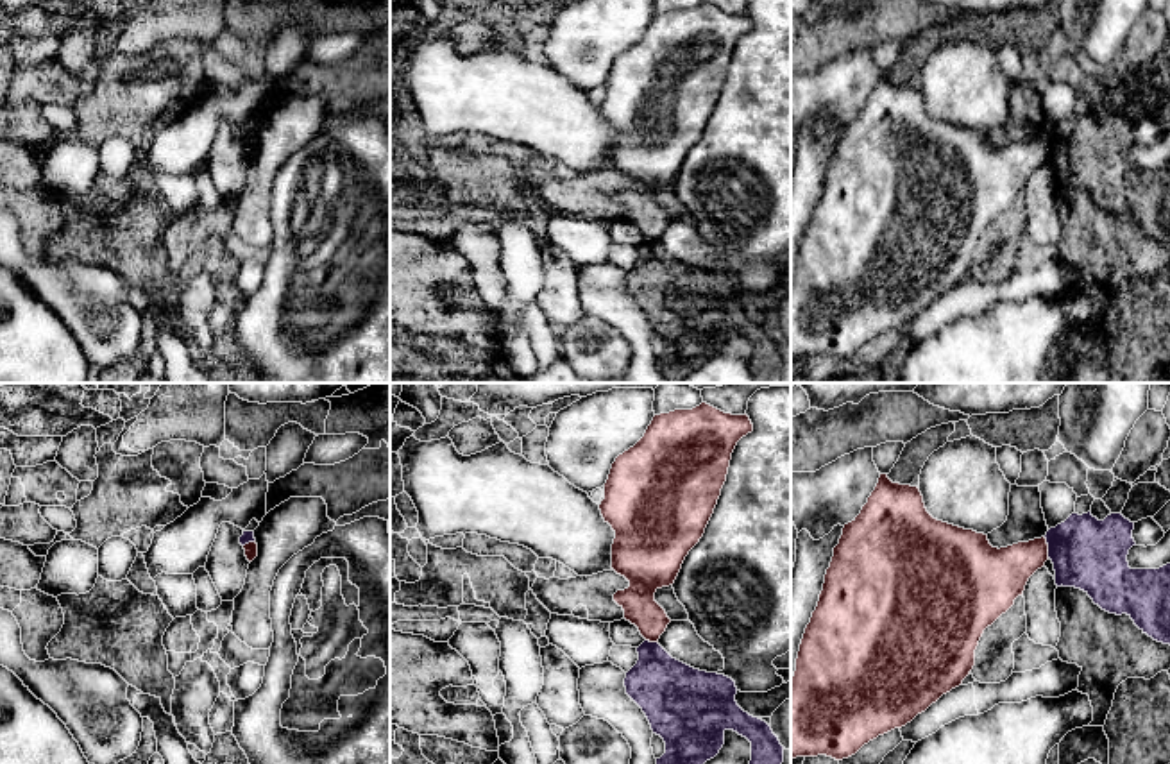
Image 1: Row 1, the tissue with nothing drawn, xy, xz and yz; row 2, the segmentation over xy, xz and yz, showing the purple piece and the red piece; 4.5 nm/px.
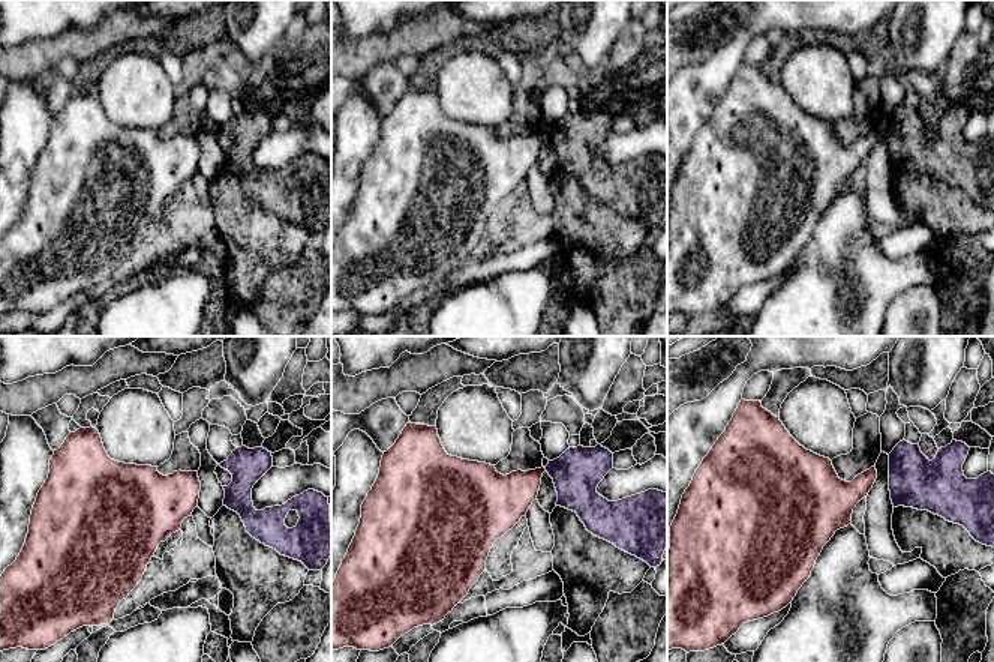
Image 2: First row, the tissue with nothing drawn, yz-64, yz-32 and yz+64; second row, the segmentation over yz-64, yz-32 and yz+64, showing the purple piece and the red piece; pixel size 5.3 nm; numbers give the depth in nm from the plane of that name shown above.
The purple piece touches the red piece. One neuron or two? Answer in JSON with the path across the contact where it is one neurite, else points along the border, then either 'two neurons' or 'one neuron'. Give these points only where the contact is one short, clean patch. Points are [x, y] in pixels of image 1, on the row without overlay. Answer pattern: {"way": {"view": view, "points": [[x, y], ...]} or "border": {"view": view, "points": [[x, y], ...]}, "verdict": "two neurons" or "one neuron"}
{"border": {"view": "yz", "points": [[1043, 136], [1049, 156]]}, "verdict": "two neurons"}

